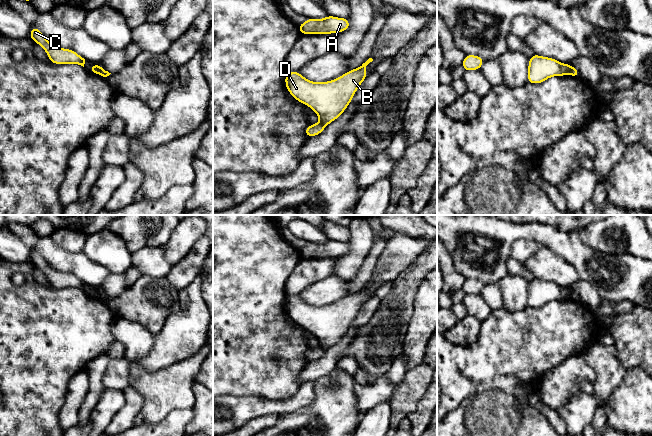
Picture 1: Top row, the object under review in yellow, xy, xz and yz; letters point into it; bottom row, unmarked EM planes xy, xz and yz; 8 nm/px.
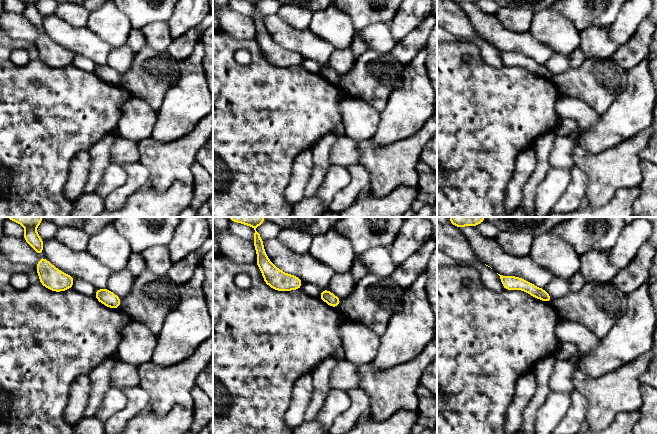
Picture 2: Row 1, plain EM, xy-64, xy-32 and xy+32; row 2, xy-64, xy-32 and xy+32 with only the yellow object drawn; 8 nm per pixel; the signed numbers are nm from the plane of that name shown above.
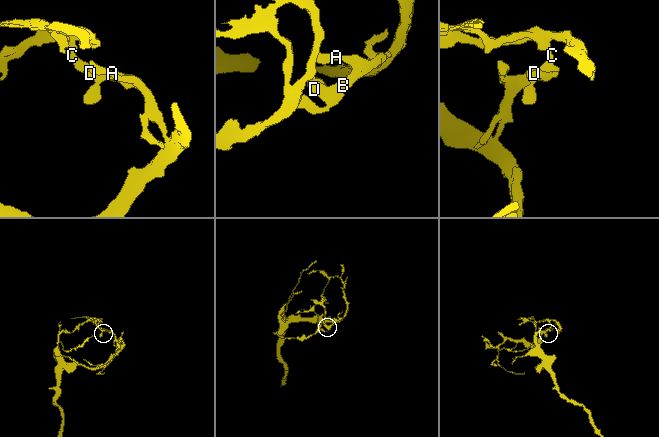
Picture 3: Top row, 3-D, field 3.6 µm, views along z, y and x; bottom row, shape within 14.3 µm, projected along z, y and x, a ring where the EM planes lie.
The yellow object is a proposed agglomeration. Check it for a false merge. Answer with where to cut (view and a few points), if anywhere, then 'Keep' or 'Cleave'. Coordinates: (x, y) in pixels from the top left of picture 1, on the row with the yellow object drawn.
Split along xy (98, 66), (100, 74). Cleave

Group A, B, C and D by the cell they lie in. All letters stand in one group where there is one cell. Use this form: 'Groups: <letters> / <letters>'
Groups: A B D / C

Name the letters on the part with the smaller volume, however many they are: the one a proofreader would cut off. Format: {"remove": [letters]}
{"remove": ["C"]}

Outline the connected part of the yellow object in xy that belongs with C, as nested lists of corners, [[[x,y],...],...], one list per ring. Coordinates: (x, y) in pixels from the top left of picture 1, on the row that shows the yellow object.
[[[37,27],[31,28],[29,38],[45,50],[52,64],[78,64],[84,67],[85,59],[83,57],[73,50],[56,47]]]

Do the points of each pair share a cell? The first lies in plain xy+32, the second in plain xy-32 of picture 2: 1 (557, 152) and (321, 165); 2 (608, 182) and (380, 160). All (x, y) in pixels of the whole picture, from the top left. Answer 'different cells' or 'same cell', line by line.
1: different cells
2: same cell

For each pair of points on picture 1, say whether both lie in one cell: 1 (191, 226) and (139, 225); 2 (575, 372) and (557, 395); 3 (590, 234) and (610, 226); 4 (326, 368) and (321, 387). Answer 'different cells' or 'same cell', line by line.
1: different cells
2: same cell
3: same cell
4: different cells

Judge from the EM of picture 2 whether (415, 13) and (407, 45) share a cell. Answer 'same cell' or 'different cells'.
different cells

